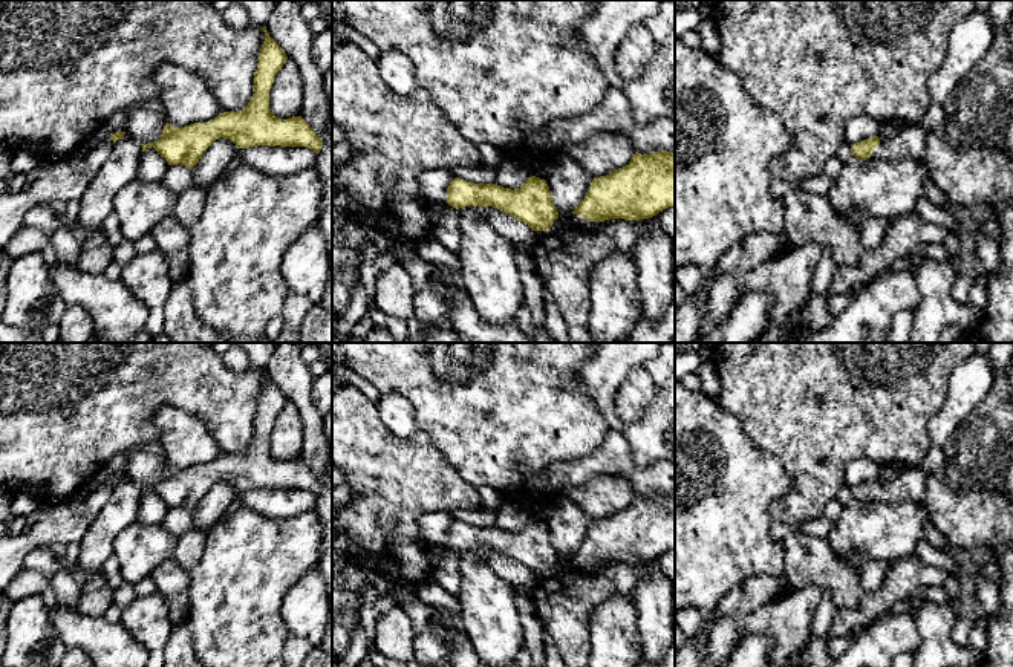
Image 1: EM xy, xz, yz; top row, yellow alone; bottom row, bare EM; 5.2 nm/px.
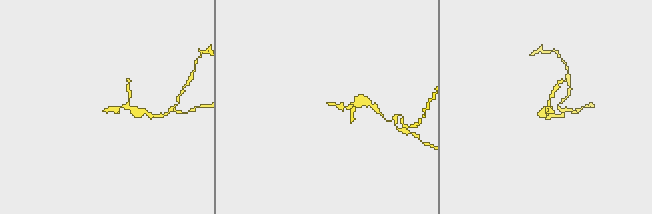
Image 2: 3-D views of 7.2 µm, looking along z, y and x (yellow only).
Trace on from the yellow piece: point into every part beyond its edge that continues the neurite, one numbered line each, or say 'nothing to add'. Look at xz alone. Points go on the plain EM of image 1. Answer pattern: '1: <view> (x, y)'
1: xz (447, 572)

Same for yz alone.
1: yz (909, 484)

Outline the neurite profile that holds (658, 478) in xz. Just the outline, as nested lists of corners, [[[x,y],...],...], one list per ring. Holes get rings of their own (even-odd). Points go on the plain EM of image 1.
[[[611,428],[595,451],[575,460],[554,462],[545,468],[540,473],[540,483],[549,494],[560,496],[571,488],[580,488],[598,474],[620,474],[629,482],[634,494],[641,497],[660,493],[675,496],[675,464],[660,460],[637,468],[623,433]]]

